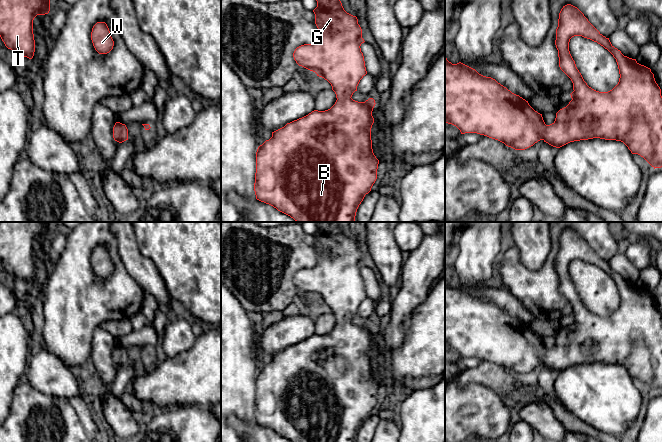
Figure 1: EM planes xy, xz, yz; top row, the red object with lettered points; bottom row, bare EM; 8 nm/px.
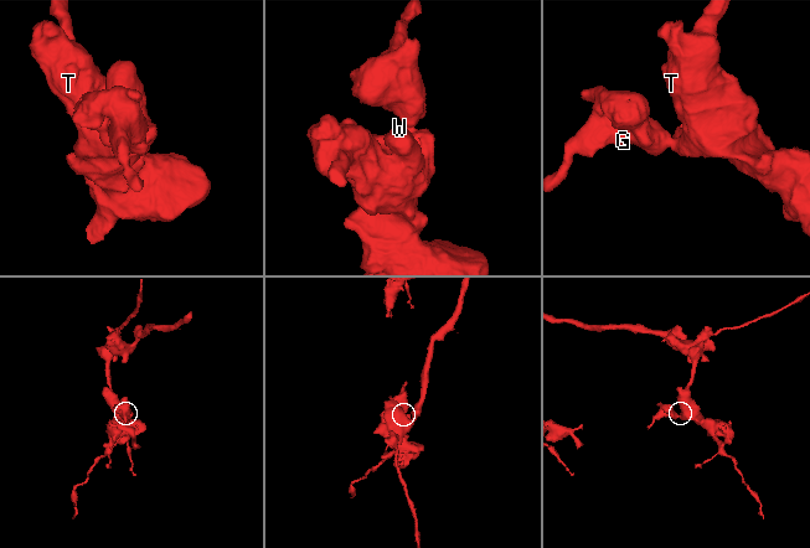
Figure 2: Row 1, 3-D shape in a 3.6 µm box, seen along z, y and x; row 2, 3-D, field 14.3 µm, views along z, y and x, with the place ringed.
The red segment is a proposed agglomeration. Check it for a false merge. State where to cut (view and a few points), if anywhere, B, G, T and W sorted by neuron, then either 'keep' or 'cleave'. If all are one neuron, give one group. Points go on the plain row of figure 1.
cut none; groups B G T W; keep

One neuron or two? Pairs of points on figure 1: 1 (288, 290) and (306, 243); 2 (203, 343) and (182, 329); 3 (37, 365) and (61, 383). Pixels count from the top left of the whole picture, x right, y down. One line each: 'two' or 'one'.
1: one
2: two
3: one

